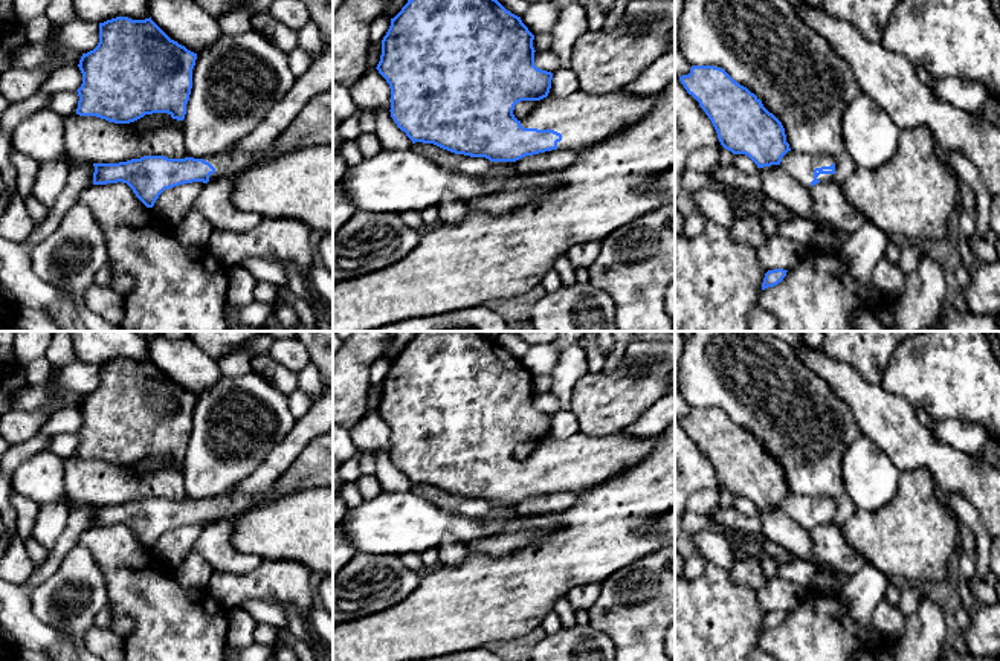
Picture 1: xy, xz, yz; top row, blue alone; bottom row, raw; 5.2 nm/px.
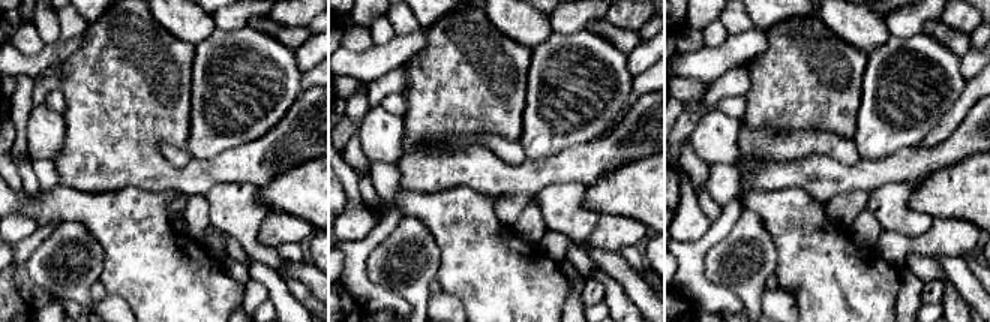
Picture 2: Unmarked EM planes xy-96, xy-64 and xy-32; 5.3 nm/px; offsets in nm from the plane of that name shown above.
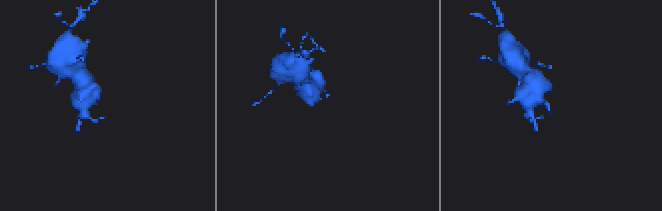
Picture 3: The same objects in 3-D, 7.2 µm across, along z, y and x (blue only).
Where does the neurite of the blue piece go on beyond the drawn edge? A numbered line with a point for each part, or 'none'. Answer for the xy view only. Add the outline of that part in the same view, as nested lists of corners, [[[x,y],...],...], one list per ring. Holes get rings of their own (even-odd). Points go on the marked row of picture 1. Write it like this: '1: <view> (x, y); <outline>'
1: xy (313, 125); [[[333,87],[316,93],[295,121],[273,140],[267,151],[255,154],[223,151],[215,156],[206,156],[203,160],[215,168],[209,180],[217,180],[220,177],[232,179],[272,156],[319,145],[333,145]]]

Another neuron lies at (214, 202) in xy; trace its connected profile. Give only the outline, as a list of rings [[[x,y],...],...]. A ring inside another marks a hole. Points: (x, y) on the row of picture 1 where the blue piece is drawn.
[[[227,177],[209,180],[192,203],[192,211],[206,218],[212,229],[247,232],[256,227],[263,217],[240,211],[232,202],[234,185]]]

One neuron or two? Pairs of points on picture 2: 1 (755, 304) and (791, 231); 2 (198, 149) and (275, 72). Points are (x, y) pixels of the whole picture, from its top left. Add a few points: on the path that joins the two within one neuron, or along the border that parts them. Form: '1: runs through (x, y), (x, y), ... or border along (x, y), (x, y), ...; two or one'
1: border along (764, 225), (777, 253), (776, 271); two
2: runs through (218, 129), (255, 92); one

